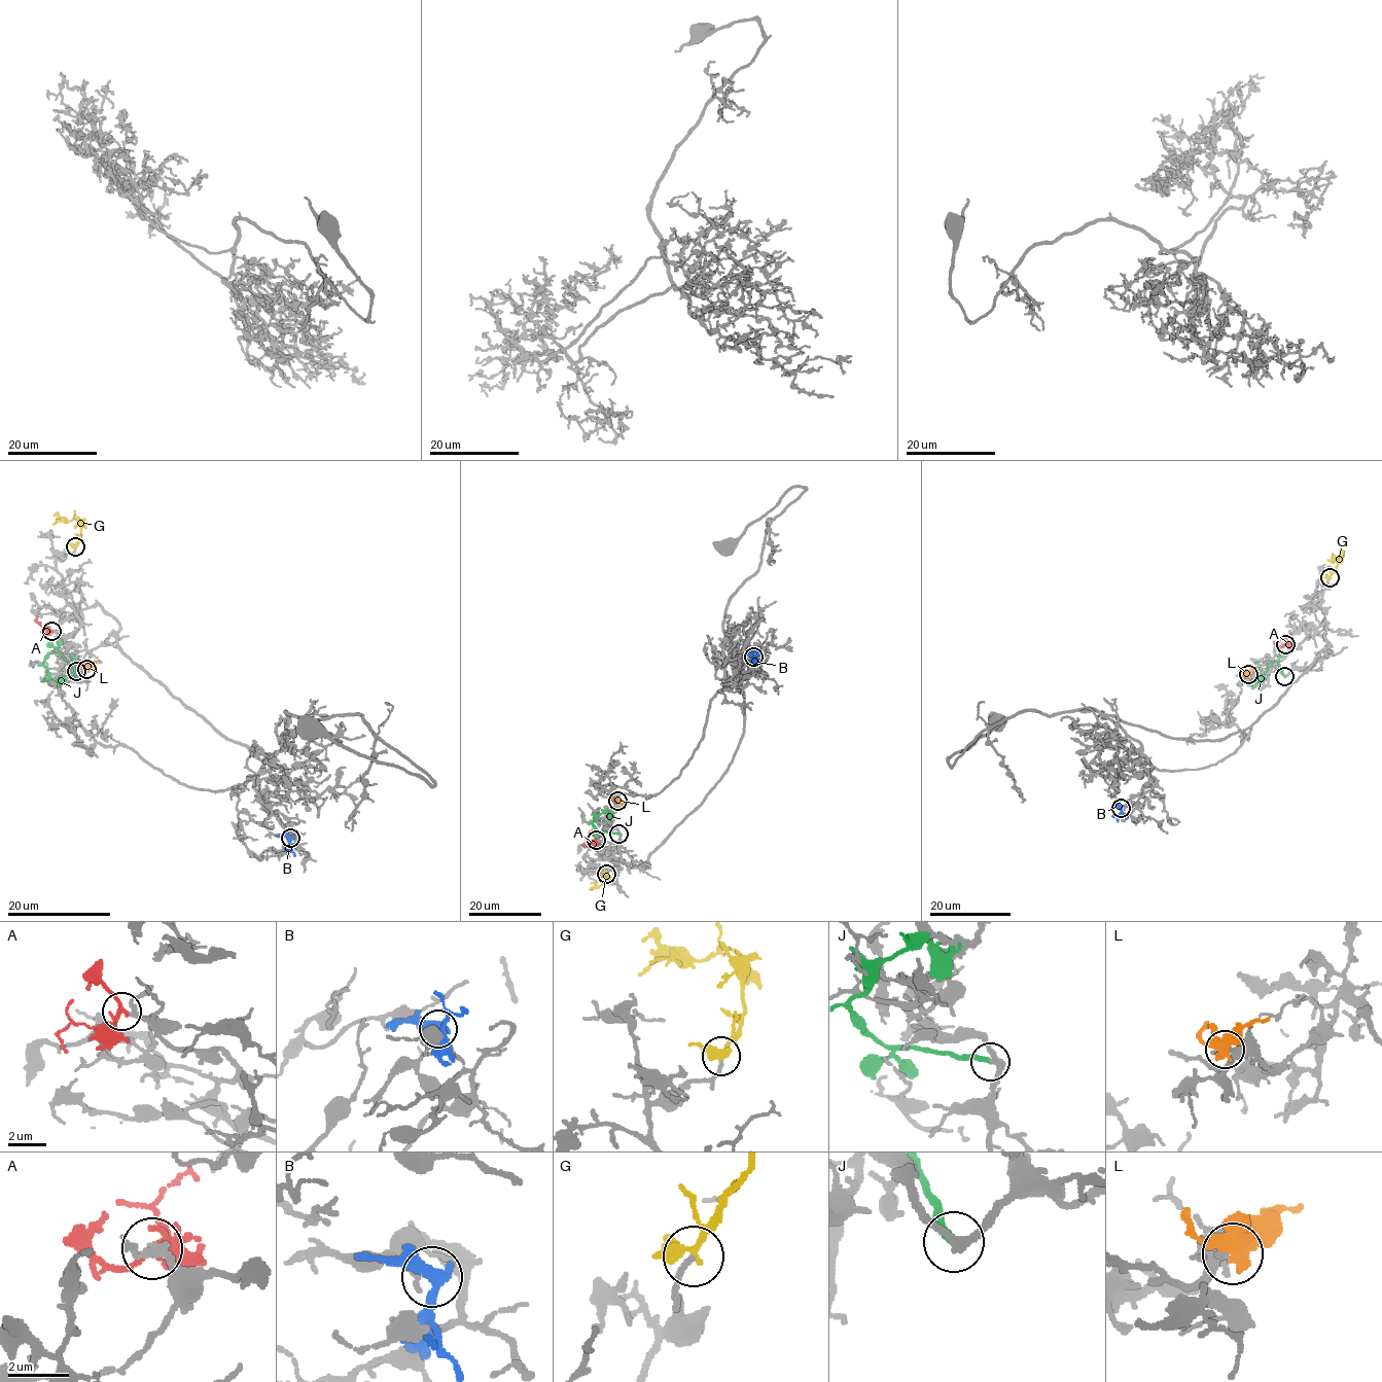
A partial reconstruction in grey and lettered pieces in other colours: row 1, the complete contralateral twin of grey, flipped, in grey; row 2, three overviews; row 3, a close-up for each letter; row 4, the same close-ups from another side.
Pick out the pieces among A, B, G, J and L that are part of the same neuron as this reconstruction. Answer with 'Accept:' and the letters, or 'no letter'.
Accept: G

